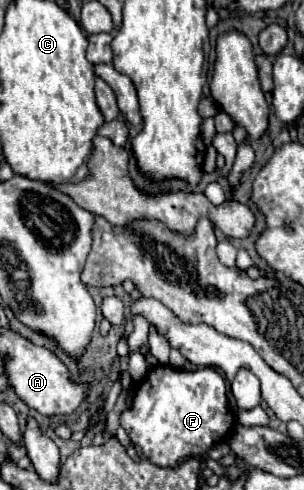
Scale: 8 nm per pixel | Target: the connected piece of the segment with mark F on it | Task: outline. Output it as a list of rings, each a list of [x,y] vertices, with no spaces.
[[[152,366],[142,378],[130,408],[126,408],[120,416],[120,426],[130,436],[132,444],[142,450],[146,460],[160,468],[174,468],[184,458],[204,456],[210,446],[220,444],[228,438],[232,428],[236,426],[236,416],[228,408],[226,400],[226,384],[224,378],[214,368],[198,368],[198,370],[178,370],[174,366]]]

